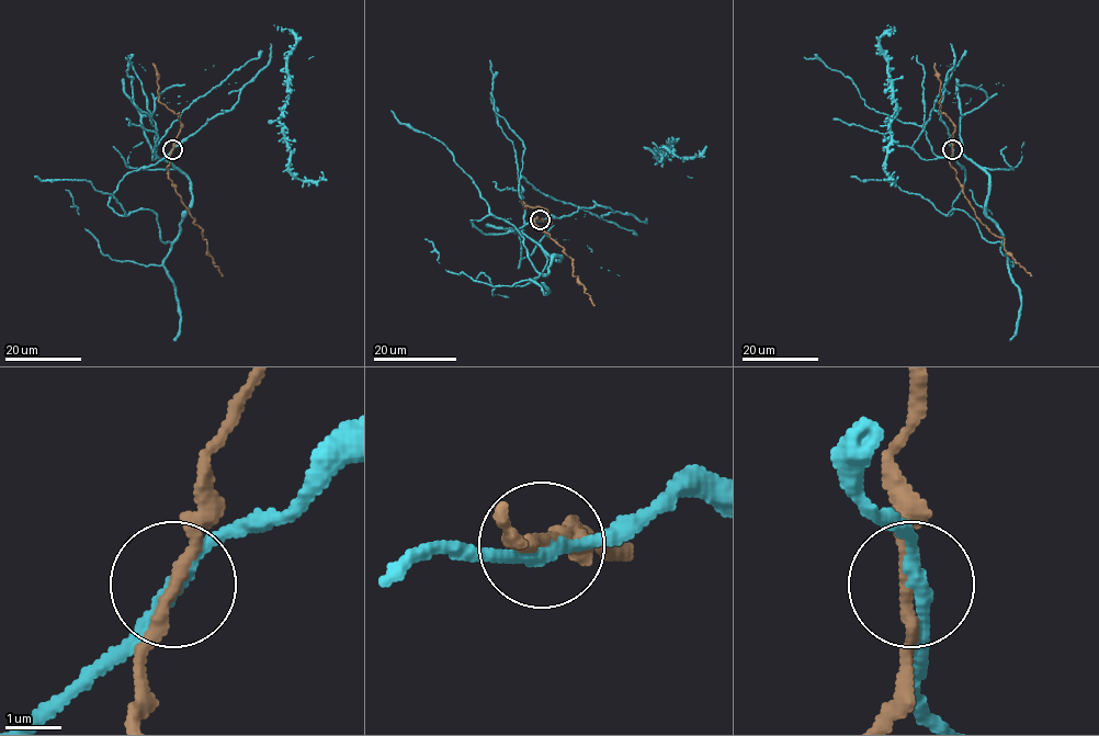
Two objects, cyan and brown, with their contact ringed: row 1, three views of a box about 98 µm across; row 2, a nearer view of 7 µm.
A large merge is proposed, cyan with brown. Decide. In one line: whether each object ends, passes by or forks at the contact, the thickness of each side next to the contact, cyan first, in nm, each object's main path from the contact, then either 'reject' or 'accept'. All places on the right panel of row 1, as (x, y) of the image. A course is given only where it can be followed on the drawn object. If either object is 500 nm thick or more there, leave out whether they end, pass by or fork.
cyan passes by | brown passes by | 240/200 nm | cyan via (952, 150), (965, 181), (948, 215), (1000, 242), (988, 174), (913, 147), (965, 51) | brown via (952, 150), (950, 165), (974, 214), (988, 229), (1004, 237), (1005, 250), (1031, 275) | reject

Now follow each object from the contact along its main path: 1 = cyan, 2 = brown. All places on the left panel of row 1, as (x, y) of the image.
1: (172, 150), (108, 204), (151, 211), (162, 242), (190, 181), (155, 147), (262, 51)
2: (172, 150), (168, 179), (193, 223), (202, 229), (206, 252), (223, 275)

